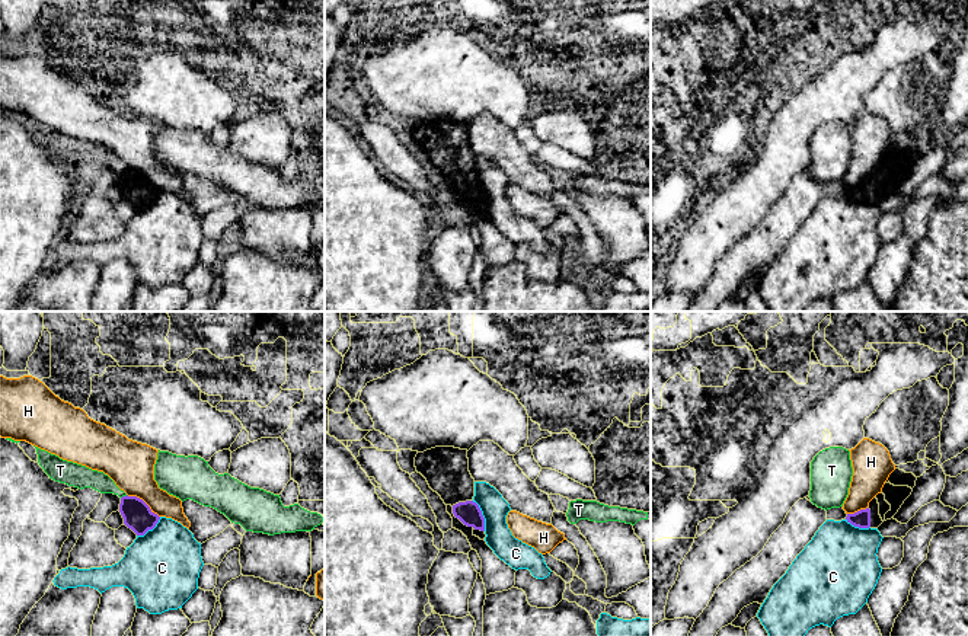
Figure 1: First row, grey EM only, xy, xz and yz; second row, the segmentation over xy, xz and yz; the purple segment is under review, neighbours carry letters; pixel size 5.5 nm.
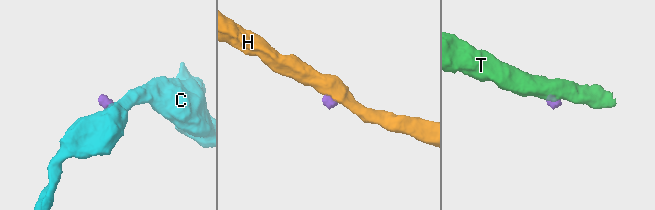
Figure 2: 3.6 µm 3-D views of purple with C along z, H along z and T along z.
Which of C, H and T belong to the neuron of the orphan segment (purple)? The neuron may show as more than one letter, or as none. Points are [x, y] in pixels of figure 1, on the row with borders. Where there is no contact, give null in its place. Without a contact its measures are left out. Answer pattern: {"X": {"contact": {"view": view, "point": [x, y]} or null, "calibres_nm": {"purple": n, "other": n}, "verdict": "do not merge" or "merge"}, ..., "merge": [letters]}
{"C": {"contact": {"view": "xz", "point": [482, 515]}, "calibres_nm": {"purple": 130, "other": 150}, "verdict": "do not merge"}, "H": {"contact": {"view": "xy", "point": [143, 501]}, "calibres_nm": {"purple": 160, "other": 260}, "verdict": "do not merge"}, "T": {"contact": {"view": "xy", "point": [124, 497]}, "calibres_nm": {"purple": 160, "other": 110}, "verdict": "do not merge"}, "merge": []}

